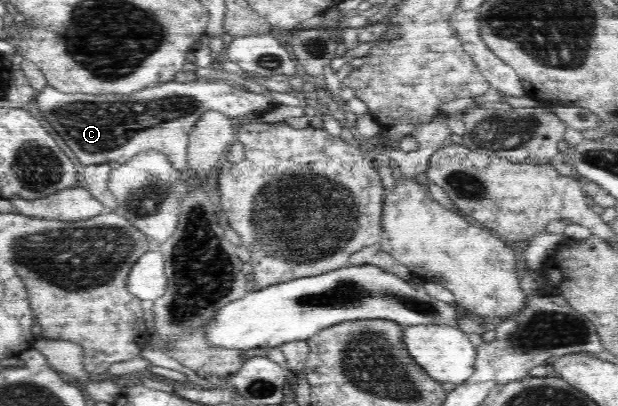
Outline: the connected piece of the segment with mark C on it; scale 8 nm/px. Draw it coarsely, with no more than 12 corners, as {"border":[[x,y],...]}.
{"border":[[221,80],[129,96],[63,94],[37,110],[85,166],[148,150],[188,168],[205,112],[237,120],[275,98]]}

